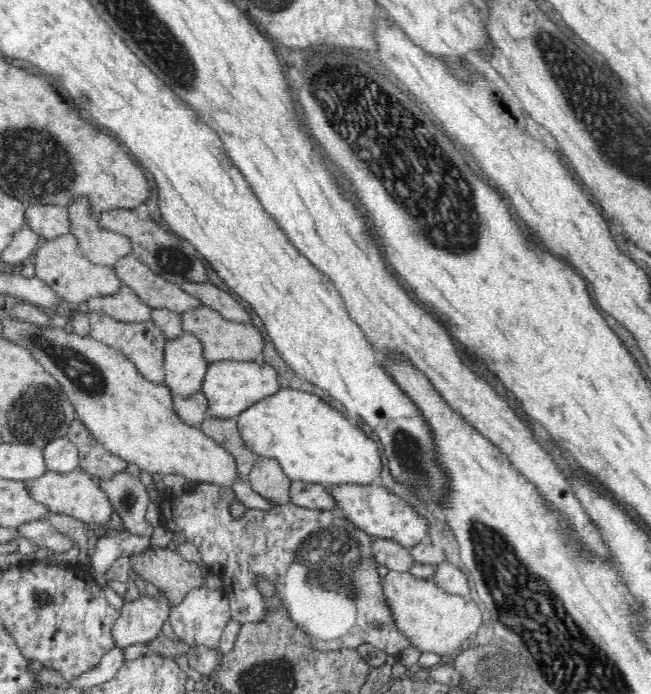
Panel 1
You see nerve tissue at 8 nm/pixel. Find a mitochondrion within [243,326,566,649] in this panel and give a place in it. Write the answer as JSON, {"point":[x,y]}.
{"point":[326,552]}

